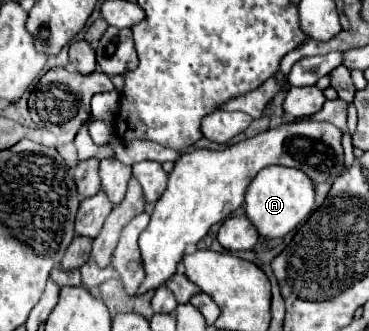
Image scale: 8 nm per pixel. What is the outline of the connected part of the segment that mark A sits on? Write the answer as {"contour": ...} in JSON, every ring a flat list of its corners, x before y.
{"contour":[[282,165,266,167,252,179,252,183,246,189,244,209,248,219,252,219,252,223,256,225,262,237,270,239,284,237,310,215,312,207,314,207,314,183,300,169,282,167]]}

